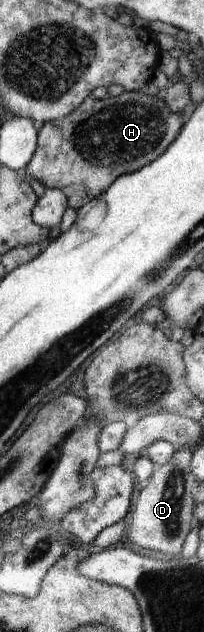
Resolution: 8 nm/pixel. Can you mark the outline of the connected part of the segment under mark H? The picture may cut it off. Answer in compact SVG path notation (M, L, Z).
M126 91L103 100L88 96L68 117L43 123L40 131L37 131L36 151L23 175L26 180L29 177L38 180L46 188L60 189L69 207L77 211L87 200L100 197L121 175L134 173L160 157L174 143L182 125L182 113L172 113L161 95Z

